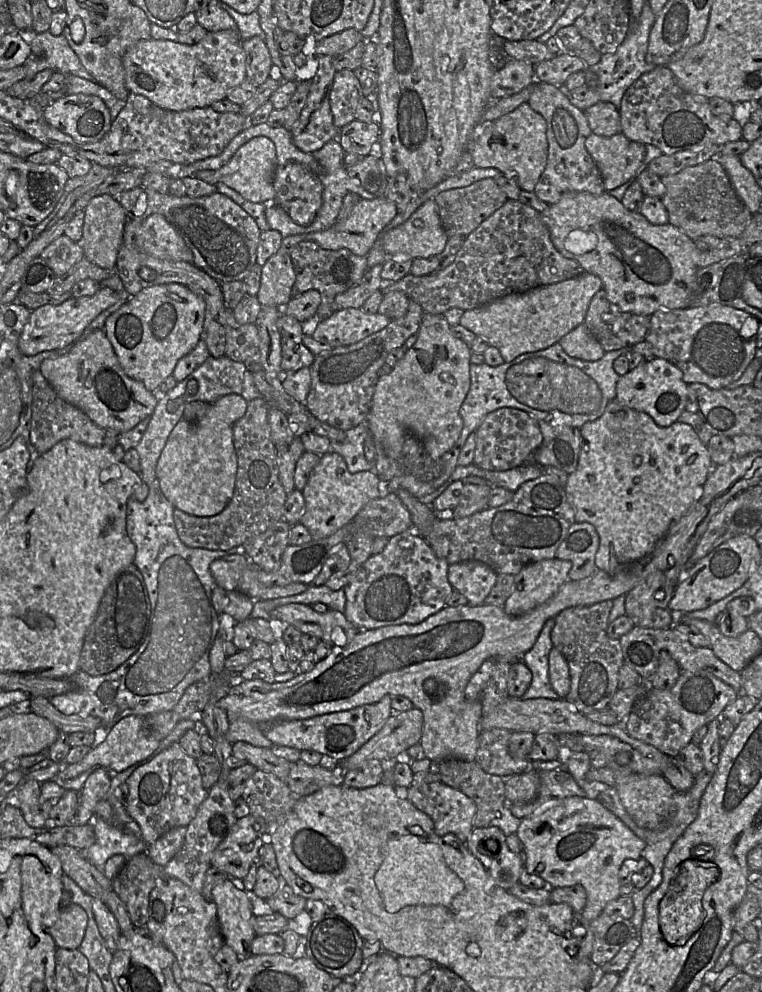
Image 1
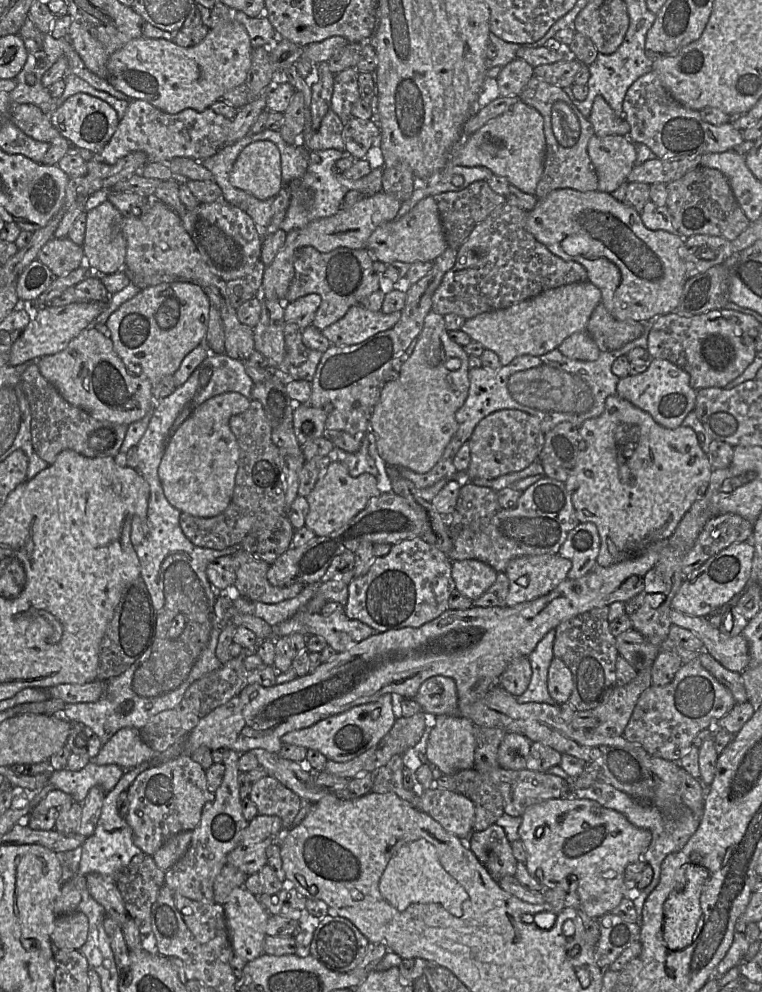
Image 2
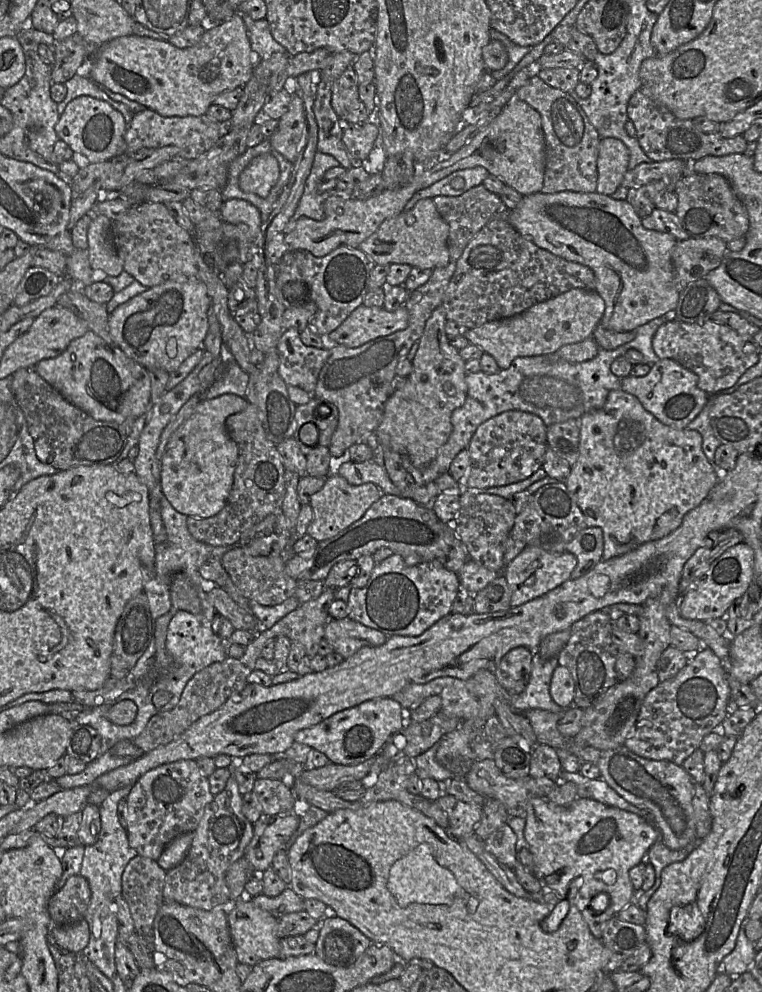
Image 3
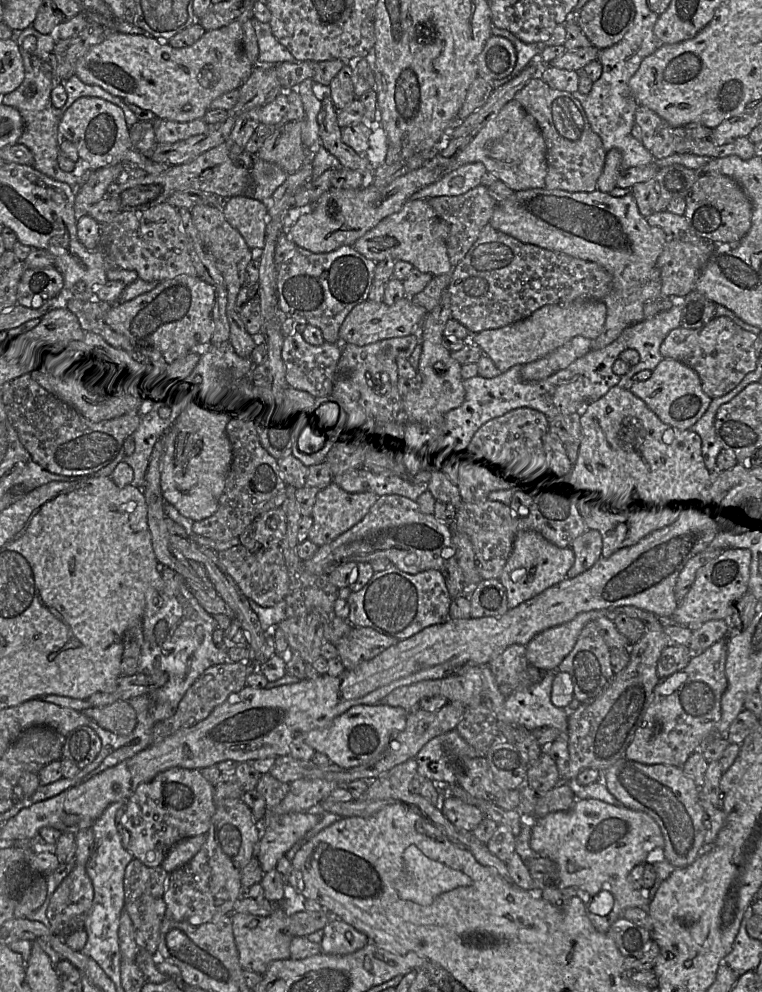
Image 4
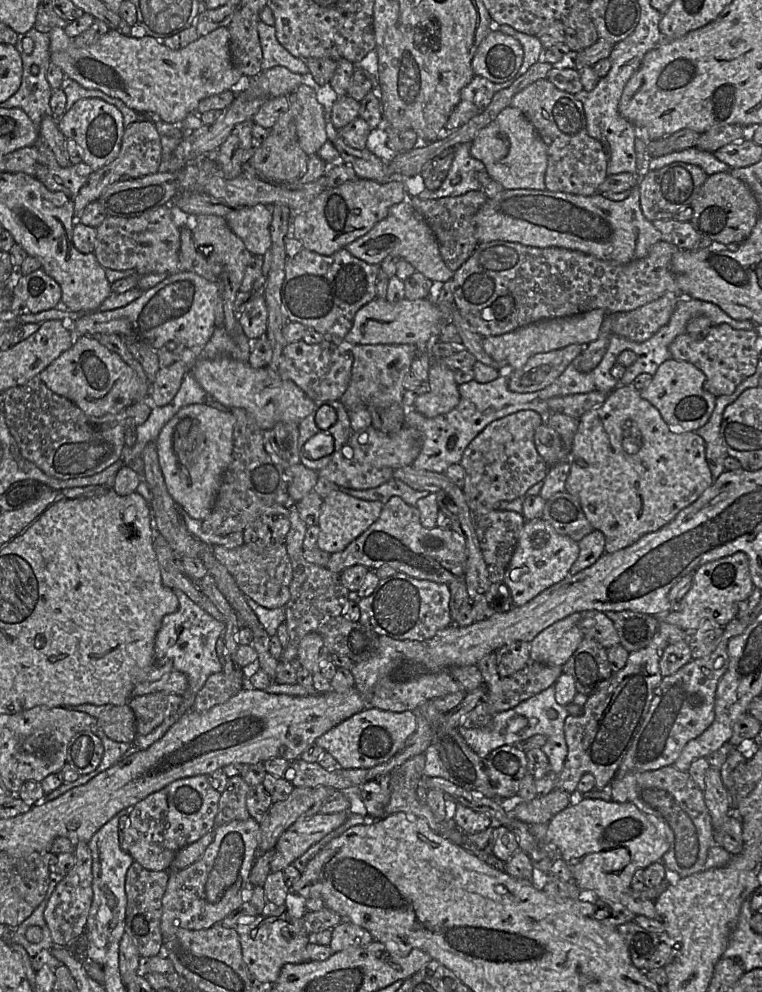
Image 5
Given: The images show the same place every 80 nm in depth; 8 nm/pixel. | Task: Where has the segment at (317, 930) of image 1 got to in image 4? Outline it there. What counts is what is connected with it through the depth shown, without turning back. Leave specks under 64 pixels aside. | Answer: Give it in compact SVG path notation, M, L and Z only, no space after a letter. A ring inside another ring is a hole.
M332 917L323 928L320 943L322 953L327 955L347 955L364 948L370 941L367 935L350 924Z

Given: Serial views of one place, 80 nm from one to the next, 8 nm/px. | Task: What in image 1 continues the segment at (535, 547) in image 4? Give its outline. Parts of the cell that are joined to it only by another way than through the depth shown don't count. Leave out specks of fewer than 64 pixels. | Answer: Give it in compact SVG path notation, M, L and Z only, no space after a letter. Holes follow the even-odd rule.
M557 558L540 560L525 566L514 575L514 590L503 610L520 616L546 602L568 580L571 562Z

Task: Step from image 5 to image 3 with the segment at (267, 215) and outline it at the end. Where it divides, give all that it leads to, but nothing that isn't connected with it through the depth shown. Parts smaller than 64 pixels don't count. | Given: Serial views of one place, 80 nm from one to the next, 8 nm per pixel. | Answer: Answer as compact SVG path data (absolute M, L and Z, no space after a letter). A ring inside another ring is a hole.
M243 199L226 200L220 214L224 222L231 224L246 224L254 239L257 250L264 248L264 235L261 232L262 220L259 209Z

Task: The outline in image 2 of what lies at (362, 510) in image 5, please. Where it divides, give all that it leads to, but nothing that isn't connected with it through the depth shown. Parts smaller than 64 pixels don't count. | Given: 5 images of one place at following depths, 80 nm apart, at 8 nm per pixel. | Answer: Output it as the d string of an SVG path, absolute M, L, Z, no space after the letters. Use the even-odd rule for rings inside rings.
M337 460L331 461L323 476L318 479L313 490L306 497L309 512L305 518L305 526L316 536L330 535L362 511L371 498L380 495L381 492L376 484L375 476L363 473L358 477L352 477L342 463Z

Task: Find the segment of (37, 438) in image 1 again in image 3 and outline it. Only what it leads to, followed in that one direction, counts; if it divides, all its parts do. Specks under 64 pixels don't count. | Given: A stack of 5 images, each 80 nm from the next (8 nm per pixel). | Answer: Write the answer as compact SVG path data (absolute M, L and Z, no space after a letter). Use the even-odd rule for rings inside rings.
M36 366L22 368L13 373L11 385L15 399L28 424L29 433L34 441L34 450L38 459L51 465L58 471L77 466L97 466L113 464L126 445L133 424L137 418L128 418L122 423L98 421L67 401L58 391L47 383L37 372Z

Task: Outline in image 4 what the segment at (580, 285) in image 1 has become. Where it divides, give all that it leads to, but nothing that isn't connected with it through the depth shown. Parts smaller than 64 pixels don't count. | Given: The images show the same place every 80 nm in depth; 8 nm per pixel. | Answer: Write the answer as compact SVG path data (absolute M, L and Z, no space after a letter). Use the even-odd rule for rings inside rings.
M577 300L566 305L549 304L513 324L471 334L468 342L478 346L503 373L514 365L525 365L543 358L576 336L595 340L600 335L605 320L606 305L603 301Z

